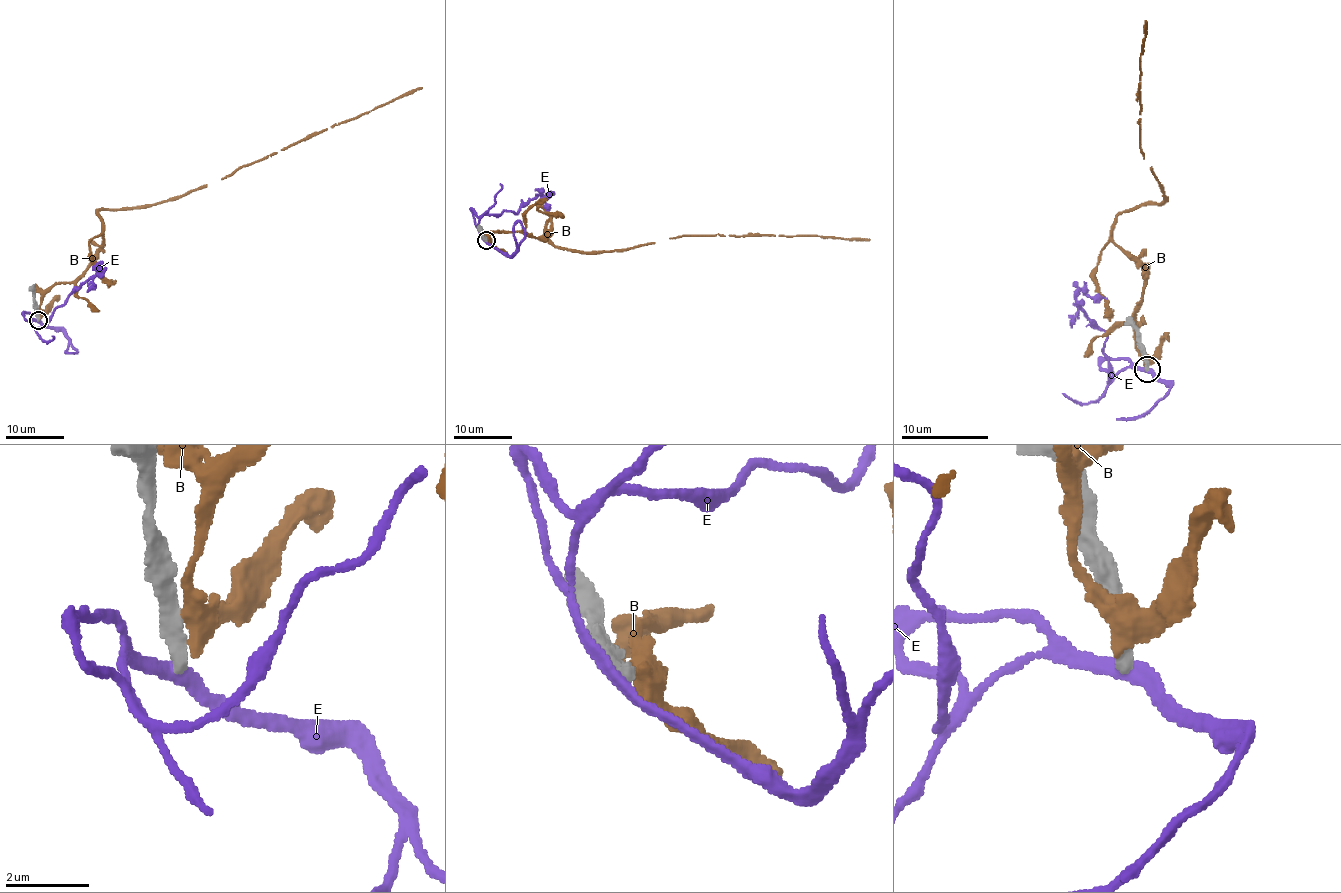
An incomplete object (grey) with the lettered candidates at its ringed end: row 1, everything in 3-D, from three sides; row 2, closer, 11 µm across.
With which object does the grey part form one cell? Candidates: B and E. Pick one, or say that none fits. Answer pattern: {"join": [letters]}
{"join": []}

